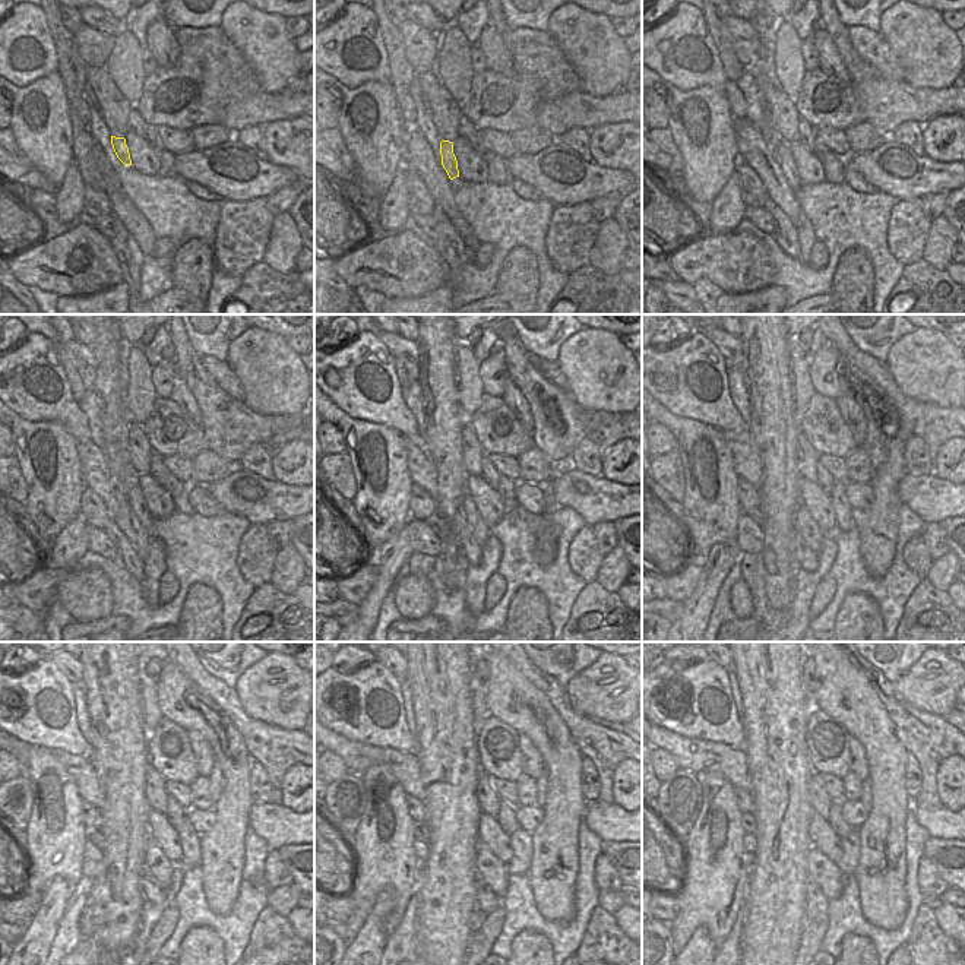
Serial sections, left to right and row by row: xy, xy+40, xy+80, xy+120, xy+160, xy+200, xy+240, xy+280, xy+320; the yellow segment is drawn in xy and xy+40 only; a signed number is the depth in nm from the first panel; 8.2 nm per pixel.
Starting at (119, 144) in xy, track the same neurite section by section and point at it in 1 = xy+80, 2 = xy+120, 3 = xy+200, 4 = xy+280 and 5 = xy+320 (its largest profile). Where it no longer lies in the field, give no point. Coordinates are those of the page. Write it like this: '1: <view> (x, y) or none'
1: xy+80 (785, 160)
2: xy+120 (135, 496)
3: xy+200 (806, 527)
4: xy+280 (496, 873)
5: xy+320 (825, 873)

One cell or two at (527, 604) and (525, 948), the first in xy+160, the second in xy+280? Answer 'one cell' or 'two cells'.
one cell

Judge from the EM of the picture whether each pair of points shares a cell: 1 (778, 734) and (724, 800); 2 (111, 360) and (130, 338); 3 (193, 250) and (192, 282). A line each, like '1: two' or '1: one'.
1: two
2: two
3: one

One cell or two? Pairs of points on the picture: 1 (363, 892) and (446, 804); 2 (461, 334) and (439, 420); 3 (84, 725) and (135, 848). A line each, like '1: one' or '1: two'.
1: two
2: two
3: two

